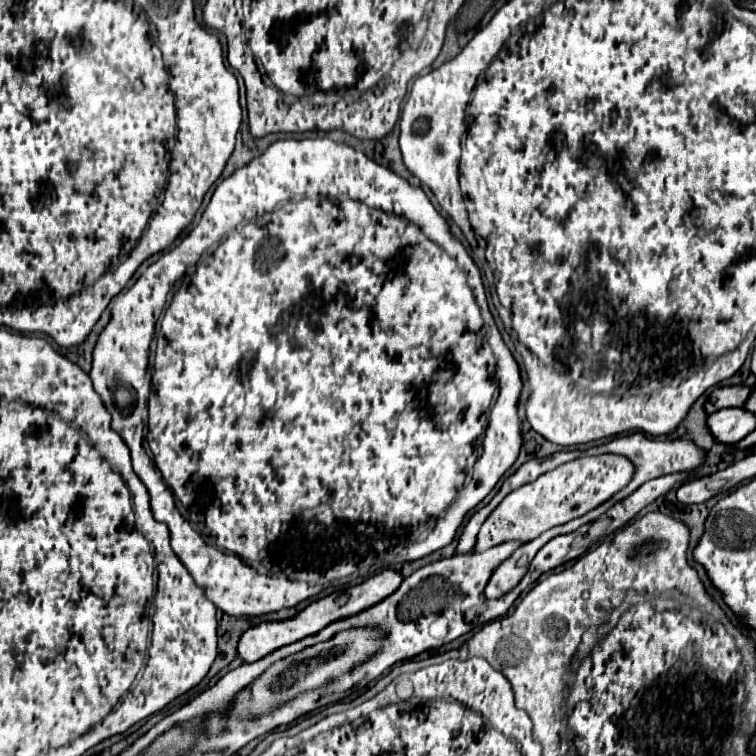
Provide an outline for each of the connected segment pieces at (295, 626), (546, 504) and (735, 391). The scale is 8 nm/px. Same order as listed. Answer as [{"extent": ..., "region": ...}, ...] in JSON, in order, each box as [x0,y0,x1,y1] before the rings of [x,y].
[{"extent":[239,569,403,663],"region":[[[385,569],[381,571],[379,575],[375,577],[369,577],[365,583],[361,585],[355,585],[347,591],[341,591],[341,593],[331,593],[319,601],[313,601],[307,609],[303,609],[297,617],[293,619],[287,619],[287,621],[273,621],[273,623],[261,623],[253,629],[249,629],[241,641],[239,641],[239,655],[243,657],[245,663],[253,663],[253,661],[259,661],[263,657],[267,657],[271,651],[277,651],[279,647],[283,645],[291,645],[291,643],[297,643],[297,639],[303,639],[303,637],[309,637],[309,635],[315,635],[319,633],[323,627],[327,627],[329,623],[333,623],[335,619],[345,619],[345,617],[351,617],[351,615],[357,615],[359,611],[365,611],[367,607],[373,607],[375,603],[383,601],[387,595],[391,595],[399,585],[401,585],[403,577],[401,573],[397,571],[391,571],[391,569]]]},{"extent":[477,455,633,553],"region":[[[597,455],[569,461],[547,475],[541,475],[537,481],[509,493],[483,523],[477,537],[477,553],[507,541],[531,541],[551,527],[577,519],[621,491],[631,481],[631,477],[633,465],[621,455]]]},{"extent":[705,385,751,413],"region":[[[733,385],[733,387],[717,387],[711,395],[709,401],[705,403],[705,409],[709,413],[715,413],[719,409],[725,407],[743,407],[743,403],[747,401],[751,389],[743,387],[743,385]]]}]

